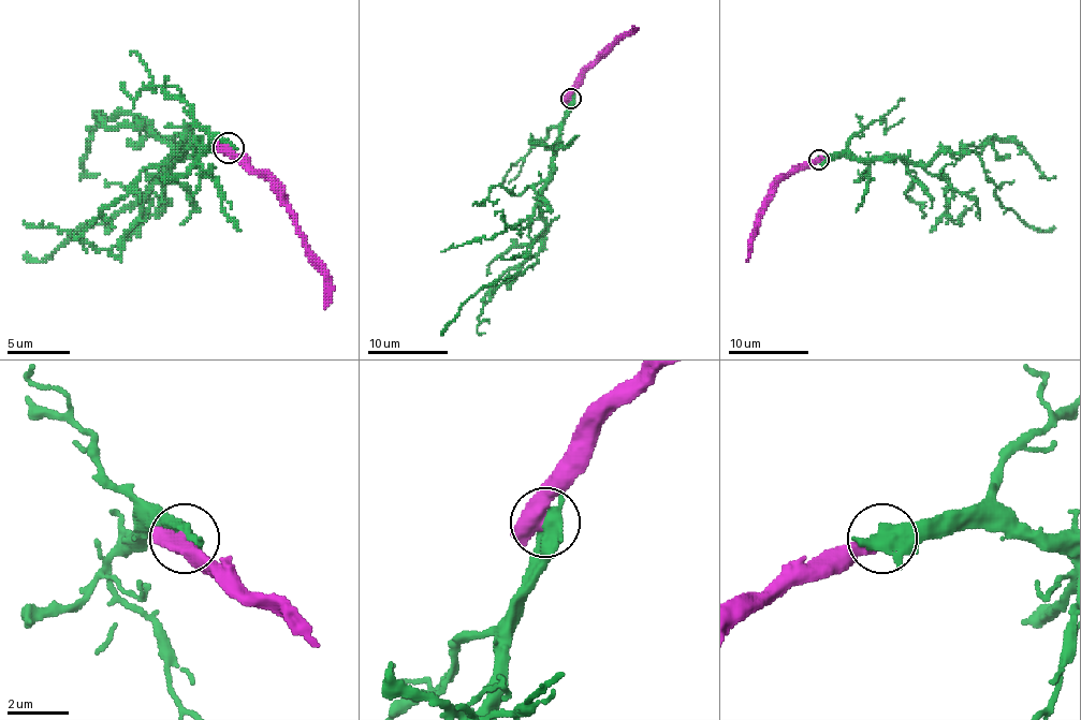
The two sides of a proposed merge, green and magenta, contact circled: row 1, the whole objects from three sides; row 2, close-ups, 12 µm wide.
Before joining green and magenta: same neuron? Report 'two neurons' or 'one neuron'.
two neurons

